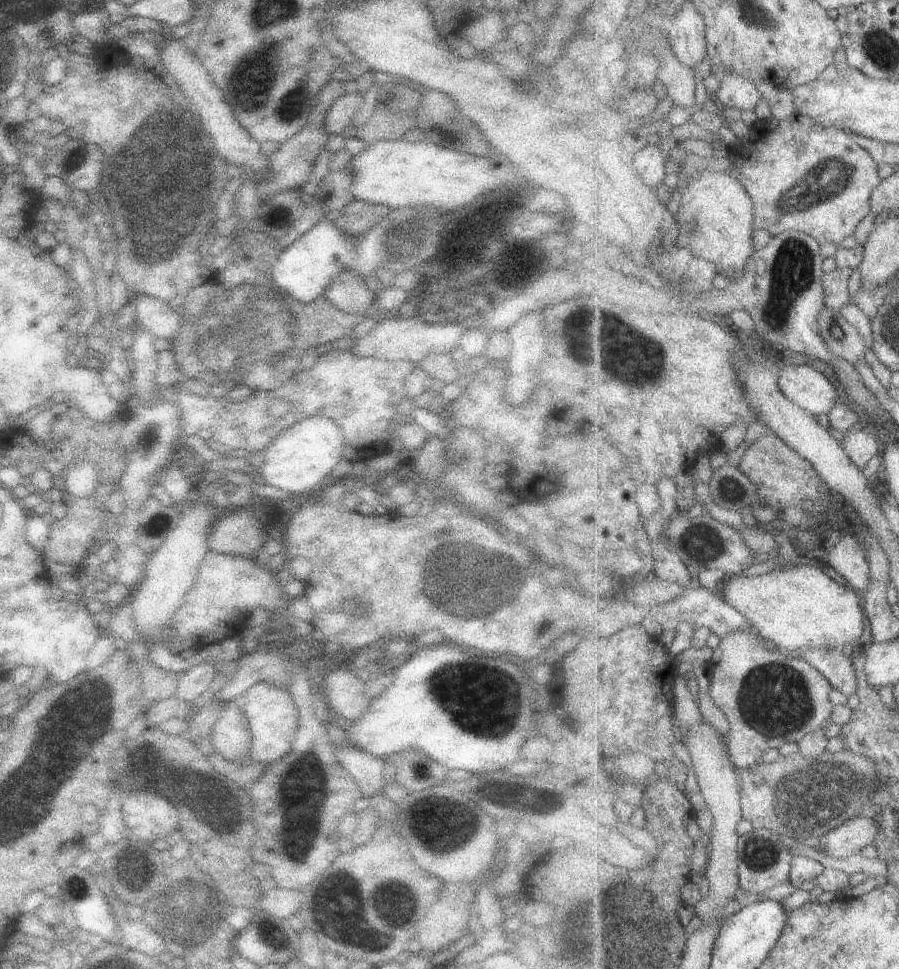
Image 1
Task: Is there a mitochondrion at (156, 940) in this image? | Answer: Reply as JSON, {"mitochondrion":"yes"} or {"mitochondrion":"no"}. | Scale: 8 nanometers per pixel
{"mitochondrion":"no"}

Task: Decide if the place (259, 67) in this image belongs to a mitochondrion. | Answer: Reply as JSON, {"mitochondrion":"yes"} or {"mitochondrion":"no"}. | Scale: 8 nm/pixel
{"mitochondrion":"yes"}

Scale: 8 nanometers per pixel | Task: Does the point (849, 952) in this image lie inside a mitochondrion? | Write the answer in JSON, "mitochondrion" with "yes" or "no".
{"mitochondrion":"yes"}

